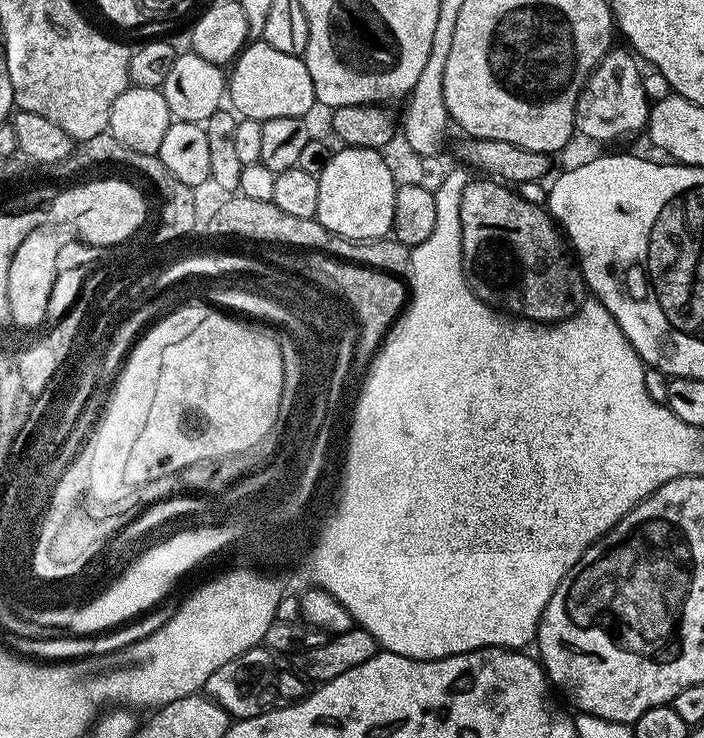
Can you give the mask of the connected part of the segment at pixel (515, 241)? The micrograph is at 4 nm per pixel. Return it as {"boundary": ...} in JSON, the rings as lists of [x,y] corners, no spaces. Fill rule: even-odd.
{"boundary":[[[480,178],[477,184],[470,182],[464,187],[460,221],[466,272],[479,300],[513,317],[534,320],[538,324],[559,324],[580,309],[586,299],[586,285],[580,275],[579,263],[566,247],[565,237],[556,221],[541,205],[532,205],[507,183]]]}

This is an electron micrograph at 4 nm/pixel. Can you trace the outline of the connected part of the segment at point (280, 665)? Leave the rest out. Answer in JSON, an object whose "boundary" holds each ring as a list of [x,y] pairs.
{"boundary":[[[266,647],[251,648],[218,666],[218,670],[214,670],[214,674],[210,674],[204,683],[203,691],[215,704],[222,706],[229,717],[236,720],[254,718],[275,708],[285,708],[287,704],[295,704],[301,699],[305,681],[300,681],[284,660],[287,659],[281,653],[272,652]]]}

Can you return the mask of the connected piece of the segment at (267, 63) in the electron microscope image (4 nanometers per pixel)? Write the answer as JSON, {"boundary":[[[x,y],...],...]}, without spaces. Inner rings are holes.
{"boundary":[[[263,38],[249,43],[236,57],[226,80],[226,96],[230,104],[232,100],[231,107],[243,119],[261,122],[270,118],[304,118],[309,115],[307,112],[311,108],[317,107],[314,82],[310,78],[310,70],[306,70],[303,59],[294,54],[282,54],[282,50],[274,50],[274,46],[270,46]]]}

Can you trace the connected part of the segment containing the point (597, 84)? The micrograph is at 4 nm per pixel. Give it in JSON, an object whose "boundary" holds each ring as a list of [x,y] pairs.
{"boundary":[[[610,50],[600,59],[600,65],[590,74],[576,103],[575,131],[600,144],[628,140],[639,132],[641,135],[648,126],[650,99],[644,89],[644,80],[640,77],[641,65],[631,51],[616,51]]]}

